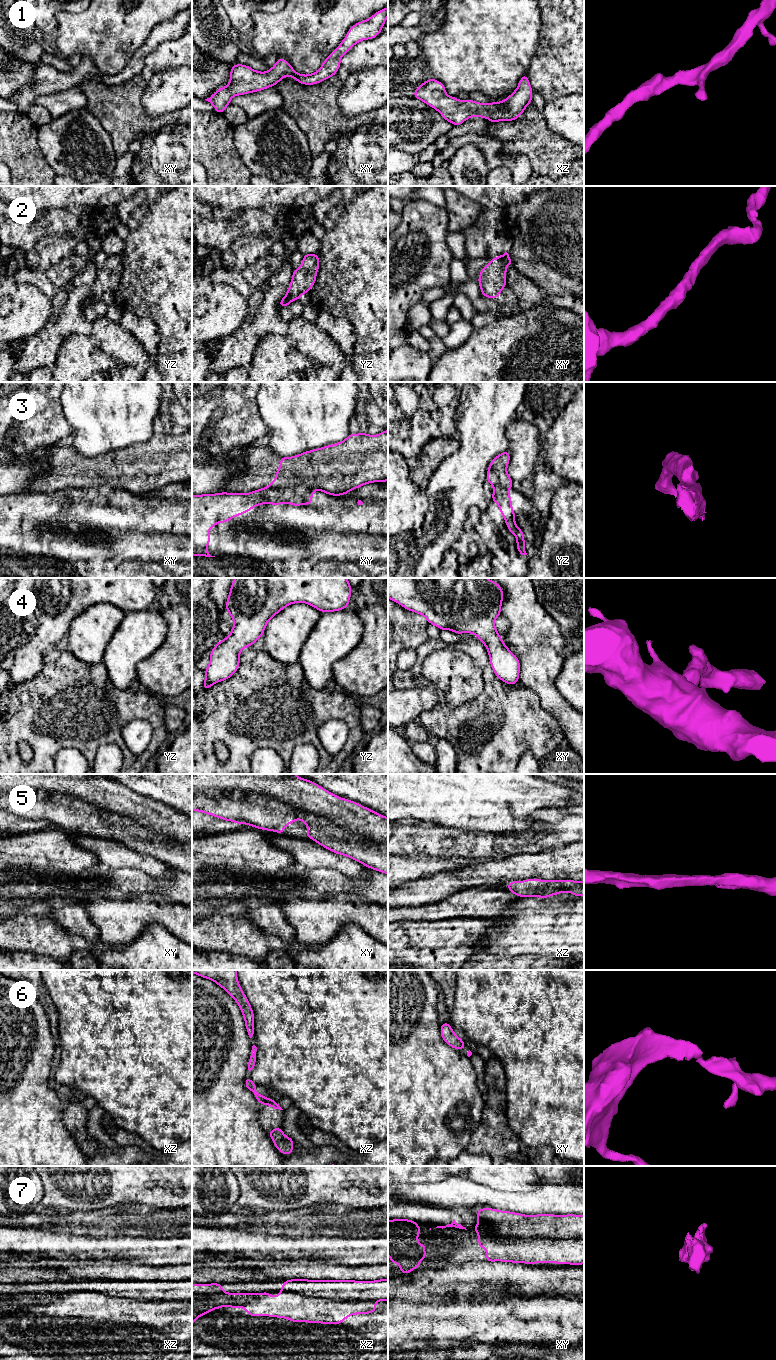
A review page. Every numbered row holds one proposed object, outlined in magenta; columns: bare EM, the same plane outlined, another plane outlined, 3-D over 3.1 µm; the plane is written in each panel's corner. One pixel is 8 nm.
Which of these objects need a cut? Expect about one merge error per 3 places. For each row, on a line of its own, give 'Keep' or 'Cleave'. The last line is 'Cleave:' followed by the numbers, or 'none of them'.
1: Keep
2: Keep
3: Cleave
4: Keep
5: Keep
6: Keep
7: Keep
Cleave: 3

